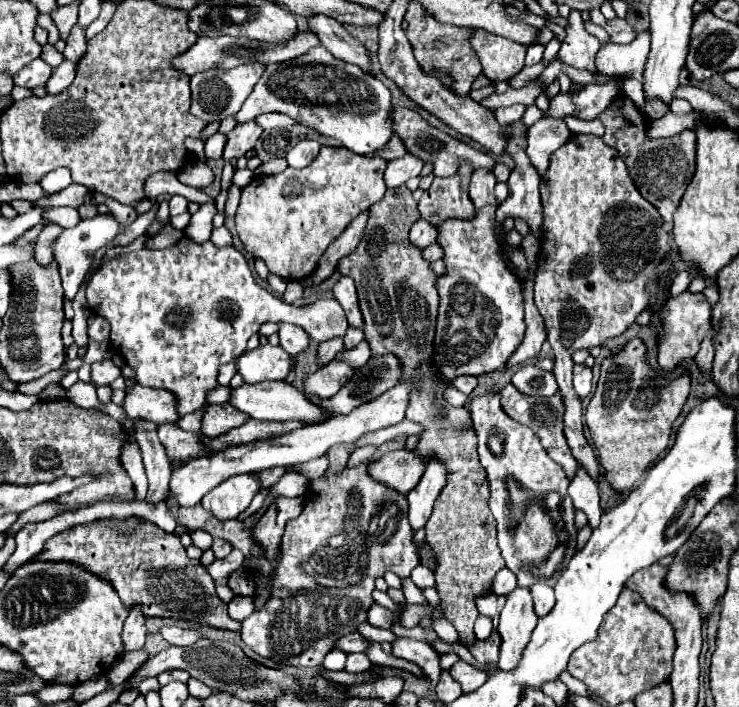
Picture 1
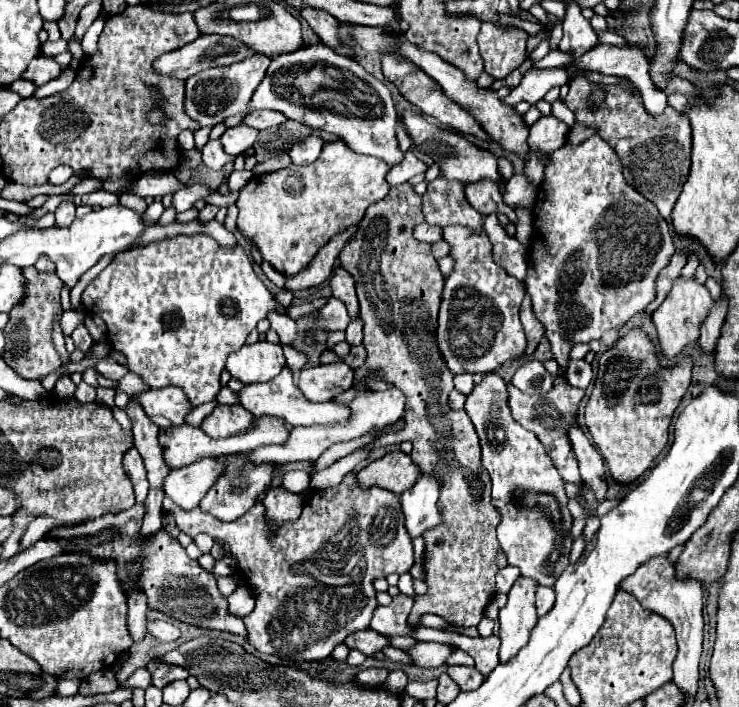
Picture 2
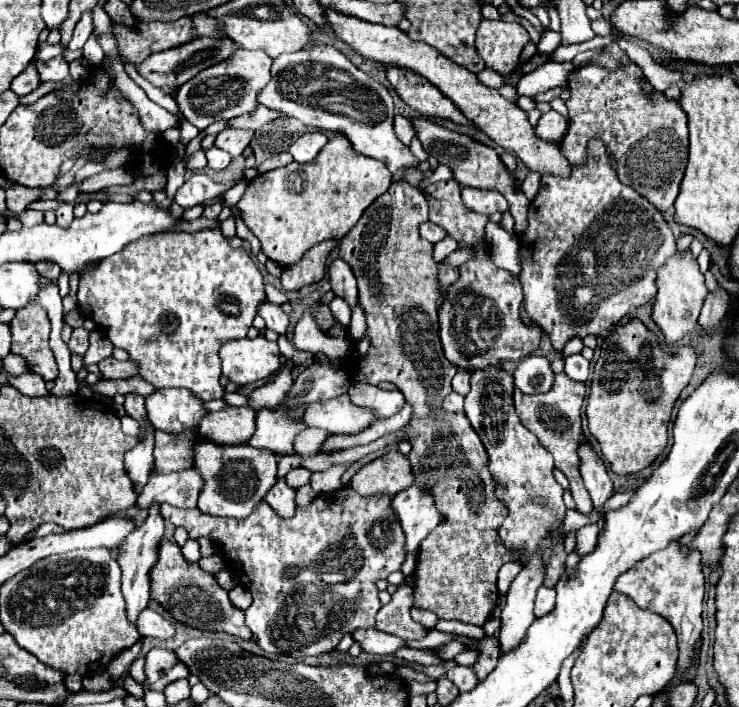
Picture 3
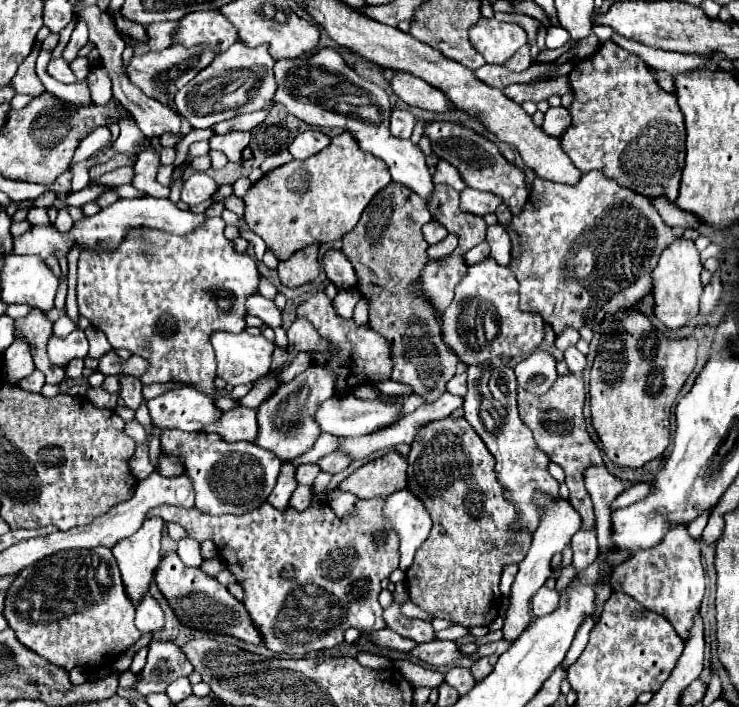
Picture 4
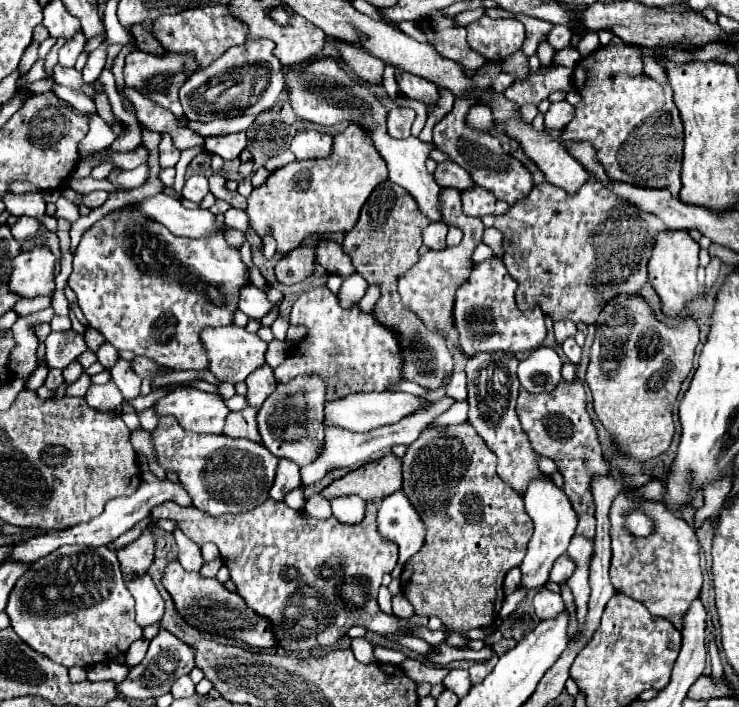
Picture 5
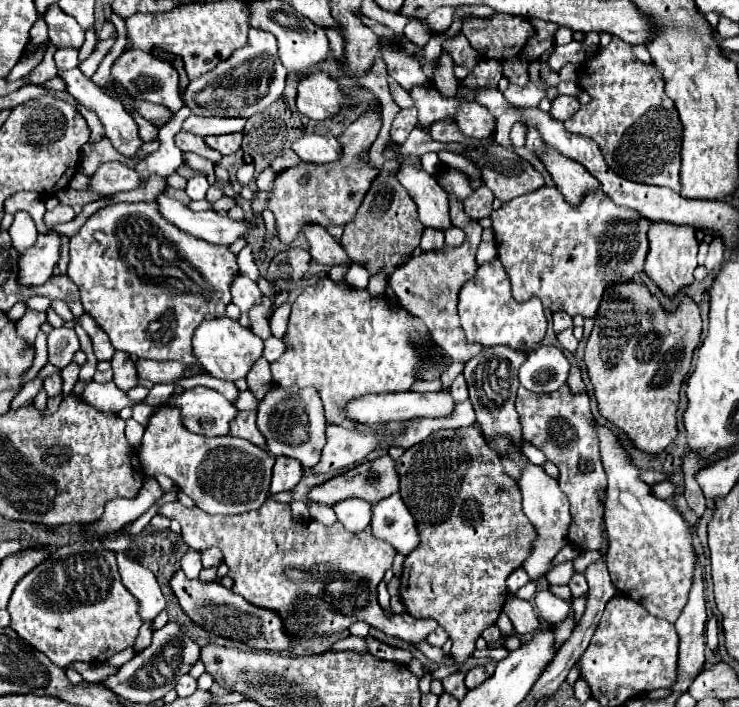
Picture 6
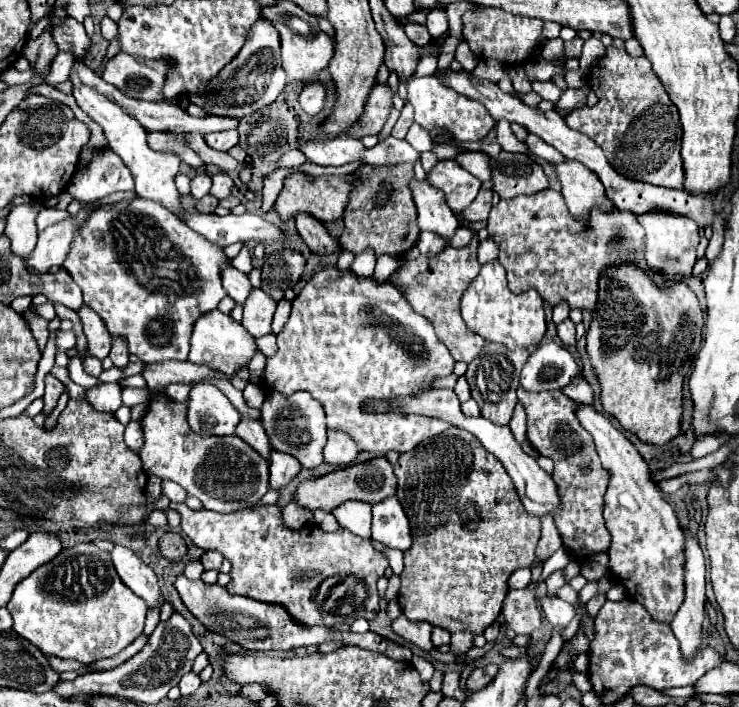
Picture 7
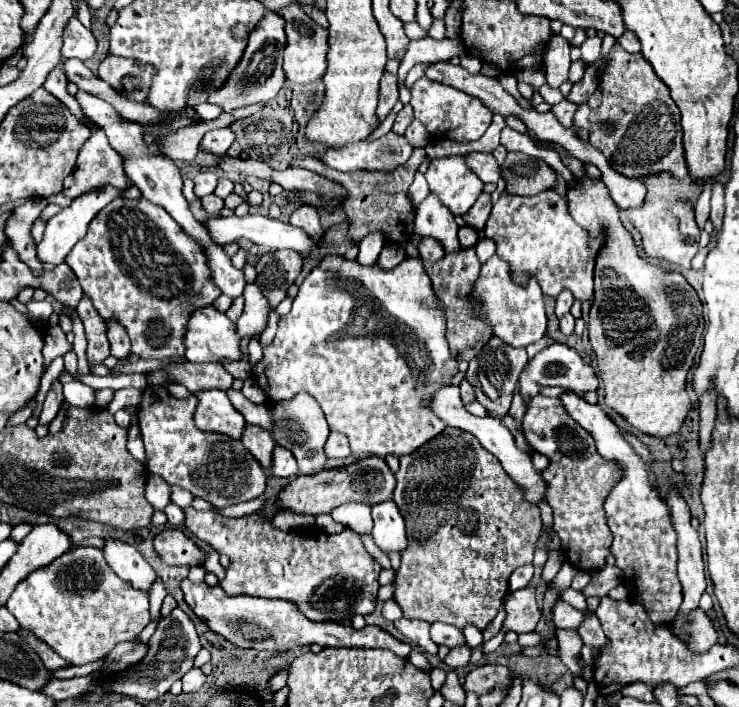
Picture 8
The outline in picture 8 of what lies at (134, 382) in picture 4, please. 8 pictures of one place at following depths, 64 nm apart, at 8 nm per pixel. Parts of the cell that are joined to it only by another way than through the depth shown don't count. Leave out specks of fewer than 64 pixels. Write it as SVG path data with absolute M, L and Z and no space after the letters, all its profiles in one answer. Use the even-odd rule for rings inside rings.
M106 322L108 324L108 340L110 340L110 354L114 358L128 358L130 354L130 338L122 330L118 322Z

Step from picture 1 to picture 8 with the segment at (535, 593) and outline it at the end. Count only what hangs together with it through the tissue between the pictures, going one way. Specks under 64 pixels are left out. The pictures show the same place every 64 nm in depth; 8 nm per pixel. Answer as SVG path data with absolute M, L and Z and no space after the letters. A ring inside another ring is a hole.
M558 600L552 610L554 624L559 629L576 630L584 620L584 614L580 610L576 610L563 600Z

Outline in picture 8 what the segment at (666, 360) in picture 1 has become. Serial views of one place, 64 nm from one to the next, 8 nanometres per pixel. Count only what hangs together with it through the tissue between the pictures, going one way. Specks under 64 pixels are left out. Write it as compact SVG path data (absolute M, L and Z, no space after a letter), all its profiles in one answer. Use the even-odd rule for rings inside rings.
M670 174L646 176L642 178L642 182L648 188L646 202L642 208L626 210L626 216L640 232L646 256L668 260L682 268L690 268L690 260L696 256L698 242L700 242L700 228L694 220L692 204L696 204L696 198L702 192L702 186L692 182L690 176L684 180L676 180Z

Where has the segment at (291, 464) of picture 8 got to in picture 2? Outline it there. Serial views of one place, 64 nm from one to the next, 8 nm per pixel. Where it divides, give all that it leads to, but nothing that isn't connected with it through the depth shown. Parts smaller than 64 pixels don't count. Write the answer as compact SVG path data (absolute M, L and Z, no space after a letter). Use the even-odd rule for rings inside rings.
M274 488L264 498L266 506L266 526L270 532L276 532L280 528L280 522L296 520L300 516L300 510L304 506L304 500L298 494L290 494L284 488Z

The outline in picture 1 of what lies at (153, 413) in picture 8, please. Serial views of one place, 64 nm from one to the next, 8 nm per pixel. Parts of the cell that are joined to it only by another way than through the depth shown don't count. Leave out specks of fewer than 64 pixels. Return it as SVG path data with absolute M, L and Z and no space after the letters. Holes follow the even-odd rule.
M252 474L232 476L202 498L202 506L220 520L238 518L258 494L258 482Z

